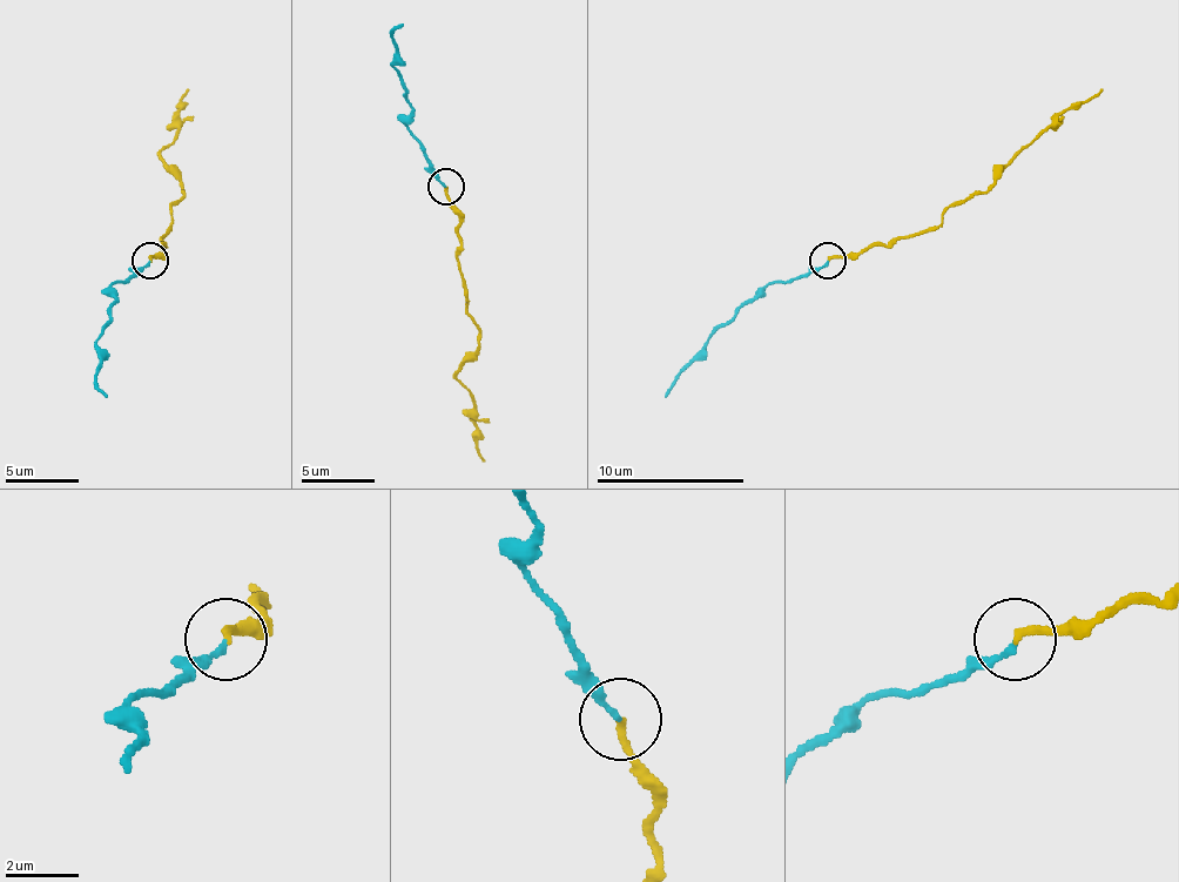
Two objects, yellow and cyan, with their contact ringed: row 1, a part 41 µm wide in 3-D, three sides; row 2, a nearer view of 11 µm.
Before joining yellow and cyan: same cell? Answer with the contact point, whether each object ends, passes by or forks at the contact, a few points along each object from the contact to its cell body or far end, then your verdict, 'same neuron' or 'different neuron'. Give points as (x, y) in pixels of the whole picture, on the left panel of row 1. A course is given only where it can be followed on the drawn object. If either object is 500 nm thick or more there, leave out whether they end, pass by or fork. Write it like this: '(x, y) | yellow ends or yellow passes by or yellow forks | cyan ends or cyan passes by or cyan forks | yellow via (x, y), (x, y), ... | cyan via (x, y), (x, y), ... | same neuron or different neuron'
(149, 260) | yellow ends | cyan ends | yellow via (150, 261), (161, 254), (173, 206), (183, 195), (183, 183), (161, 154), (176, 135), (180, 95), (187, 88) | cyan via (150, 261), (132, 280), (109, 287), (109, 324), (95, 342), (95, 379), (106, 397) | same neuron

